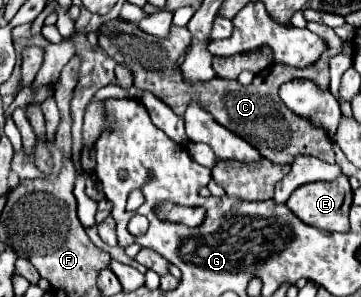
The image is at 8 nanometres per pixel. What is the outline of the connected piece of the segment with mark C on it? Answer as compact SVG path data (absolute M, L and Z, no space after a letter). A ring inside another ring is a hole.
M114 18L102 24L96 34L98 34L98 46L104 50L104 54L108 54L120 66L126 66L132 72L134 86L140 90L150 90L154 96L166 102L176 116L184 116L188 104L198 102L204 110L208 110L214 116L218 124L242 136L246 142L258 148L264 158L272 160L274 164L292 164L294 158L302 154L316 156L324 162L334 162L334 150L328 136L324 142L324 132L320 128L314 128L312 122L300 118L294 112L288 114L288 108L278 96L278 86L294 78L310 78L318 82L322 88L328 88L328 58L340 54L344 40L338 38L334 30L322 22L308 22L306 28L318 34L320 38L324 38L326 52L306 68L294 68L276 62L270 68L256 74L252 84L248 86L242 86L238 80L224 80L224 78L212 78L208 82L186 82L182 70L178 68L178 58L184 54L186 46L190 44L188 28L172 26L168 38L154 38L152 34L140 30L138 24L122 18Z

